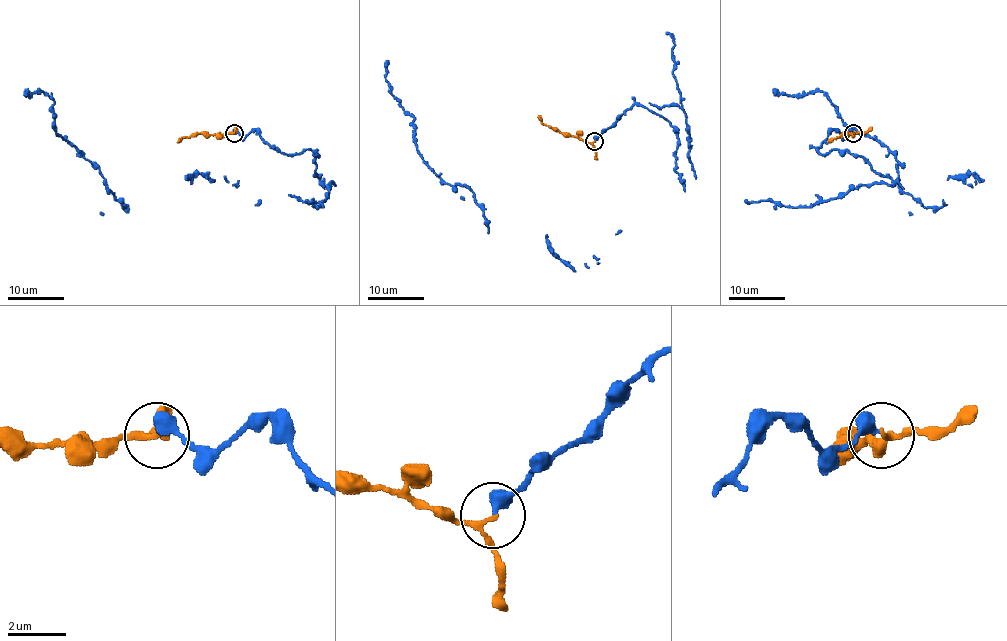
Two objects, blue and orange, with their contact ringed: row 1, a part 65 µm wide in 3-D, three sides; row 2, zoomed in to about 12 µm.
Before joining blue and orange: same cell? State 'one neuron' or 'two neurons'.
one neuron

